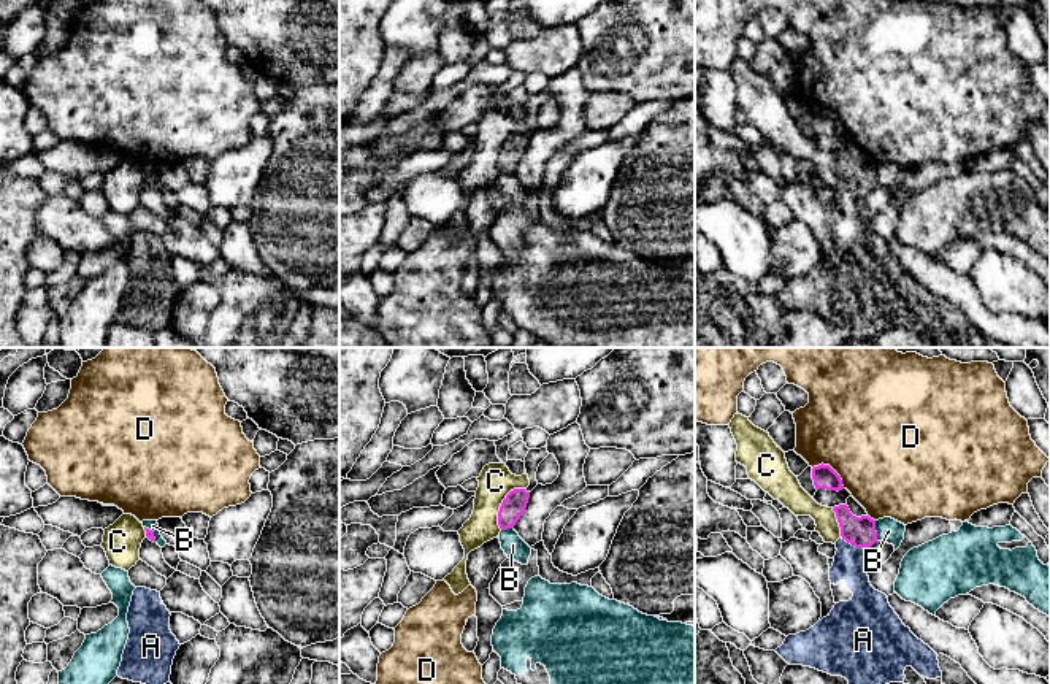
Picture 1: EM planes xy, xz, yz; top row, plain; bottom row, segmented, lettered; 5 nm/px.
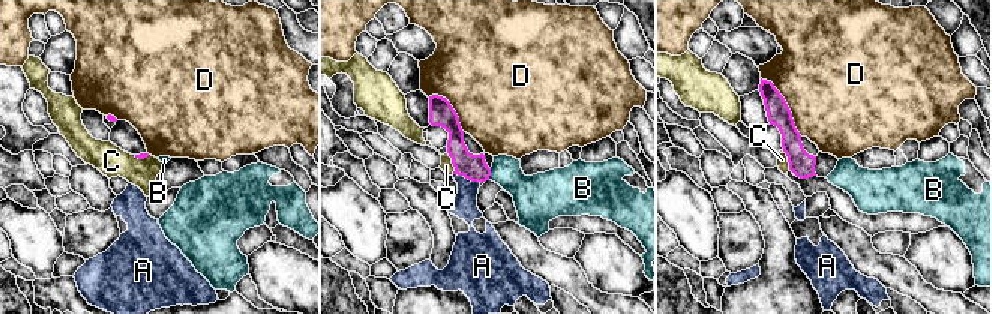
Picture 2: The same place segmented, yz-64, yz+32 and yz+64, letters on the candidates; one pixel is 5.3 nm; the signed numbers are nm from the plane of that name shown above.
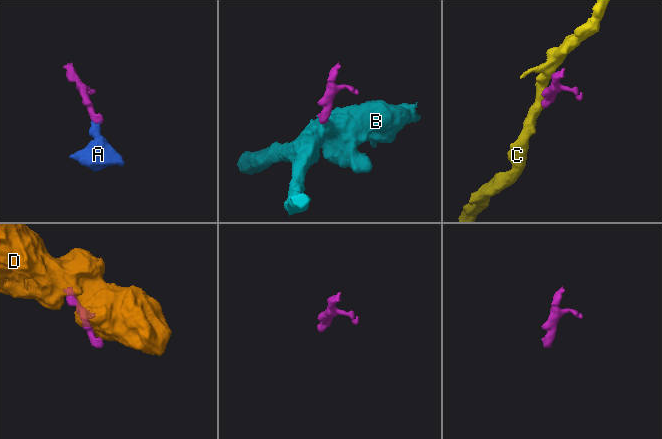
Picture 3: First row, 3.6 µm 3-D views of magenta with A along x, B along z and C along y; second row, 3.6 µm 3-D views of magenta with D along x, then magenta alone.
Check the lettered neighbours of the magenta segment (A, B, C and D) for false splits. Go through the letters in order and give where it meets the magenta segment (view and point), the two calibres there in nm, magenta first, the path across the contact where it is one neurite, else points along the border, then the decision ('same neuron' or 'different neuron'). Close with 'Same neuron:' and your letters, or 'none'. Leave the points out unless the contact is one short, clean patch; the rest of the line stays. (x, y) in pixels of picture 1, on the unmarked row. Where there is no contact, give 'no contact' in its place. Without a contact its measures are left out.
A: meets magenta in yz at (854, 189); 160 nm thick on the magenta side, 170 nm on the other; runs through yz (860, 176), (854, 189), (849, 210); same neuron
B: meets magenta in yz at (874, 175); 160 nm thick on the magenta side, 130 nm on the other; border along yz (874, 165), (877, 184); different neuron
C: meets magenta in xz at (502, 148); 120 nm thick on the magenta side, 170 nm on the other; border along xz (524, 132), (514, 132), (503, 145), (498, 156), (500, 173); different neuron
D: meets magenta in yz at (831, 113); 120 nm thick on the magenta side, 500 nm on the other; different neuron
Same neuron: A

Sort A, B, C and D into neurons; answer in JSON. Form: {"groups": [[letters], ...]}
{"groups": [["A"], ["B"], ["C"], ["D"]]}

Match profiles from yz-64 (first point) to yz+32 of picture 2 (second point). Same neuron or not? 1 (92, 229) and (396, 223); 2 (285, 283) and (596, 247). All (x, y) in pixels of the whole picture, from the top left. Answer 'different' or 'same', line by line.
1: same
2: same

